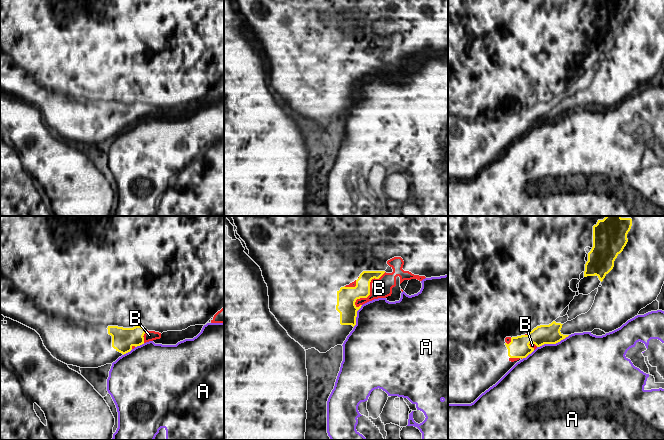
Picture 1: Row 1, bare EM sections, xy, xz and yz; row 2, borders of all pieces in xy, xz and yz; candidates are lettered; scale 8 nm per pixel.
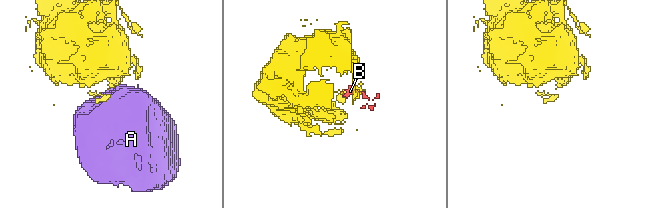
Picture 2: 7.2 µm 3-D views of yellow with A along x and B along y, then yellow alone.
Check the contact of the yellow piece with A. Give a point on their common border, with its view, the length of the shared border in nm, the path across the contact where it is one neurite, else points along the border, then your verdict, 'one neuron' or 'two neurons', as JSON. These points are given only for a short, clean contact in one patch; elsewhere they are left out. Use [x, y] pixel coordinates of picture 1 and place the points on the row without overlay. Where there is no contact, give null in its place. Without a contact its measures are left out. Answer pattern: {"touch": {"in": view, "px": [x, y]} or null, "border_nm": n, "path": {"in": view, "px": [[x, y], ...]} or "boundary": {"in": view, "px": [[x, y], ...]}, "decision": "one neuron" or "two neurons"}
{"touch": {"in": "yz", "px": [553, 119]}, "border_nm": 280, "decision": "two neurons"}

